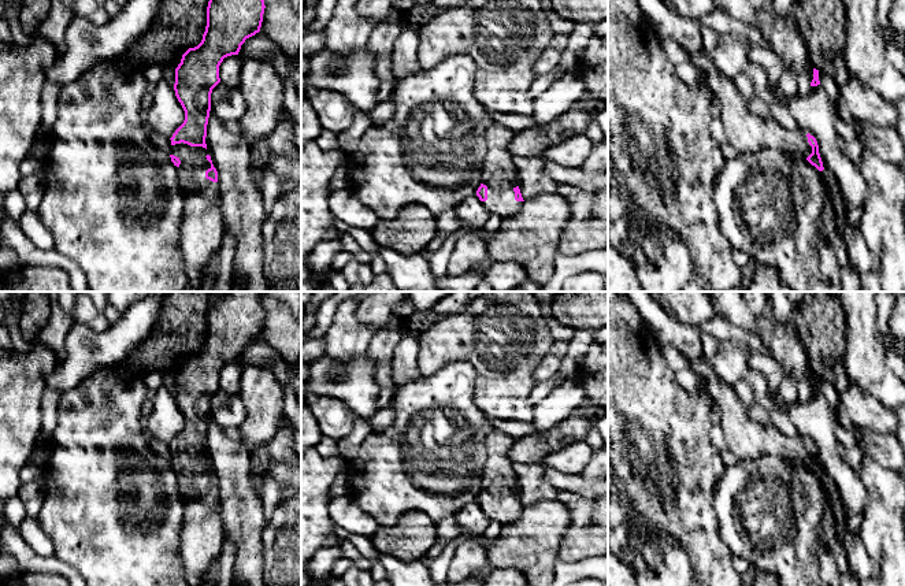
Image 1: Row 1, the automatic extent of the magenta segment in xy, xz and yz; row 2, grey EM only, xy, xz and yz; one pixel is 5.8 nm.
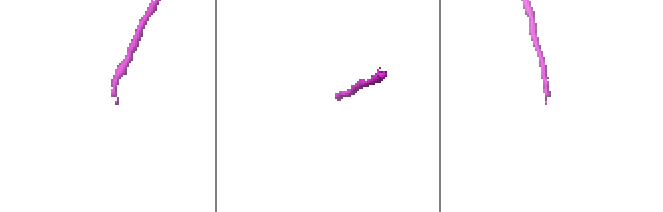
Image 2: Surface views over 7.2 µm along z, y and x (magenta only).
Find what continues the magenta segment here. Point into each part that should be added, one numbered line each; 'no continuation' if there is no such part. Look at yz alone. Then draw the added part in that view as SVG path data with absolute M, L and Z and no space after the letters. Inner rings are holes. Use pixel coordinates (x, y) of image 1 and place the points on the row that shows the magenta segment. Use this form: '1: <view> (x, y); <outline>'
1: yz (746, 132); M706 49L689 53L689 62L697 73L706 77L708 86L715 93L720 105L727 142L738 152L765 152L769 159L786 170L791 163L802 163L812 153L806 133L800 127L794 131L785 129L776 120L765 120L752 114L748 108L748 97L737 88L734 79L720 75Z

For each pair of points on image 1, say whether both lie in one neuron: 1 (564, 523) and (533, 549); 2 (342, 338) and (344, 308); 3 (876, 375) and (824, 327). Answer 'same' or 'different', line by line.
1: same
2: same
3: different

